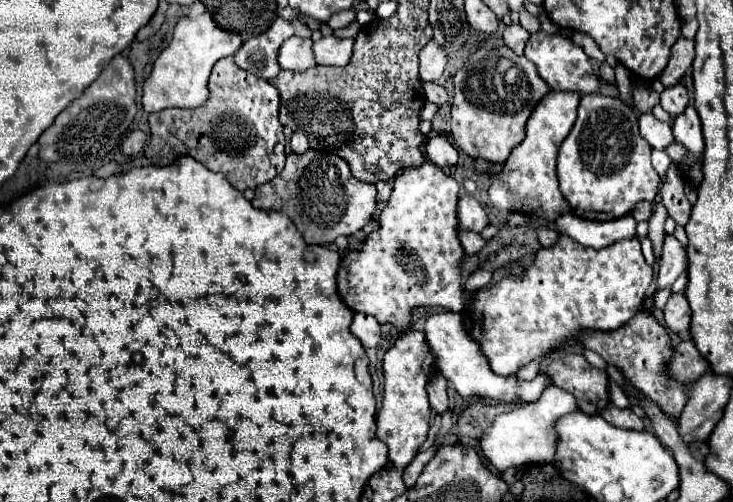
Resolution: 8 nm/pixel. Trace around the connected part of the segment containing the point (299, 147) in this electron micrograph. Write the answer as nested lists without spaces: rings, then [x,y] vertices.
[[[294,133],[292,139],[290,139],[290,147],[292,147],[292,151],[298,153],[298,155],[306,153],[306,151],[308,151],[308,139],[306,139],[306,135],[304,135],[304,133]]]

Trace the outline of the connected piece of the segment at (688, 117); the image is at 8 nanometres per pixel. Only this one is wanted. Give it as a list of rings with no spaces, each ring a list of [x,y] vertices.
[[[692,105],[686,107],[686,111],[674,119],[672,129],[674,129],[676,143],[682,145],[684,151],[686,151],[682,165],[688,165],[688,169],[694,167],[698,161],[702,161],[700,155],[704,153],[702,123],[700,123],[700,117],[698,117],[696,109]]]

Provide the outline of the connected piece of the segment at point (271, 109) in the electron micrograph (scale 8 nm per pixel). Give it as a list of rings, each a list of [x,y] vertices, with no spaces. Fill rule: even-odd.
[[[232,57],[220,59],[210,75],[210,103],[202,109],[166,109],[150,113],[150,143],[146,159],[152,165],[170,165],[180,155],[192,155],[208,169],[222,173],[236,189],[256,189],[272,181],[284,169],[284,133],[278,119],[280,95],[278,89],[240,69]]]

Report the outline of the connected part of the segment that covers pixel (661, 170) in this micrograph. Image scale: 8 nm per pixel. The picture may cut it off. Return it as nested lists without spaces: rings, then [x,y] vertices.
[[[654,149],[654,151],[652,151],[652,165],[654,165],[654,169],[658,171],[658,175],[664,177],[664,175],[666,175],[666,169],[668,169],[668,165],[670,165],[670,157],[666,155],[666,151]]]

